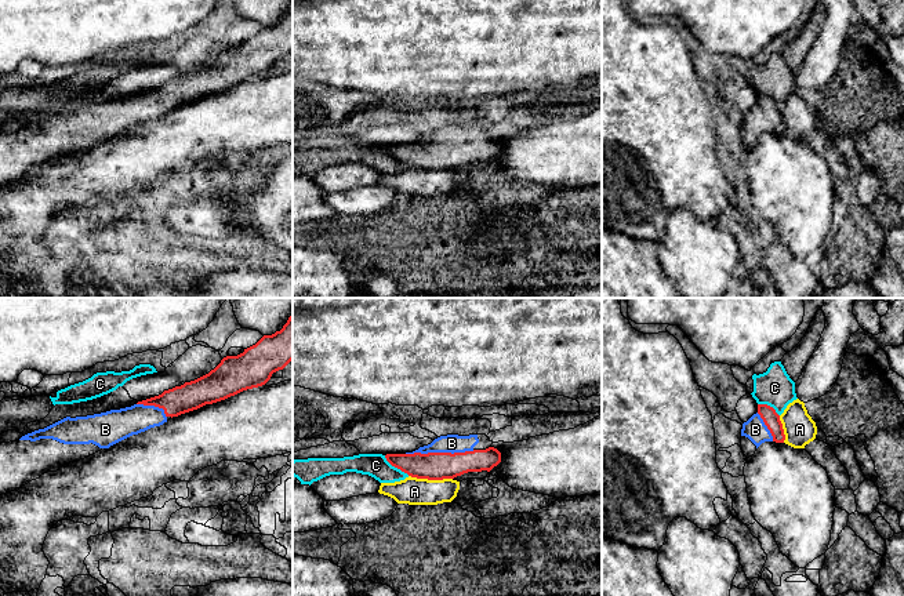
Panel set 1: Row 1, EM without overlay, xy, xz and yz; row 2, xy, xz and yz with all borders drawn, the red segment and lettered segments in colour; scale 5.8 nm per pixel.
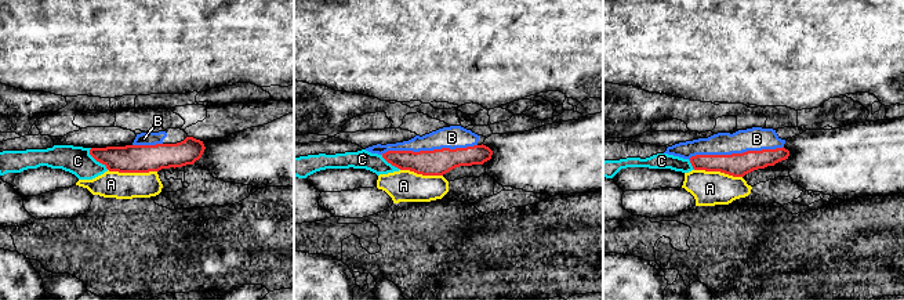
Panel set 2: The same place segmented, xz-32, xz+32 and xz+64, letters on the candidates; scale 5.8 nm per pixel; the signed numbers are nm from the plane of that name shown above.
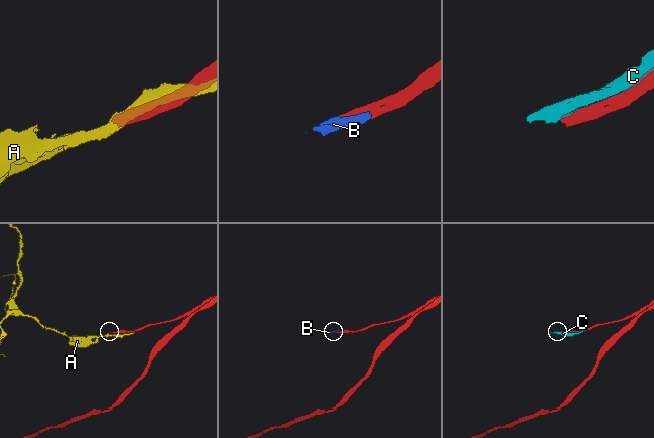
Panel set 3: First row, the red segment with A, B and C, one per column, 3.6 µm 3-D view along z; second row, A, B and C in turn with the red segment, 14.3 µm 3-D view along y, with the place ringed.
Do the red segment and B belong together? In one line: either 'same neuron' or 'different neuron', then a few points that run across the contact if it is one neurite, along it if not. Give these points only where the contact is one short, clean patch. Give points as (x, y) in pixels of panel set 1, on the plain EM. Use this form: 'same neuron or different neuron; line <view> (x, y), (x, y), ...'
same neuron

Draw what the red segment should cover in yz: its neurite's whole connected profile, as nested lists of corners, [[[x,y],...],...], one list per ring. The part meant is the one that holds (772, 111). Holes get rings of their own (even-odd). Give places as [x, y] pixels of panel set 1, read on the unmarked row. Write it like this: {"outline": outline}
{"outline": [[[758,95],[758,103],[743,115],[741,139],[747,149],[752,148],[765,132],[784,134],[784,131],[780,106],[767,95]]]}

